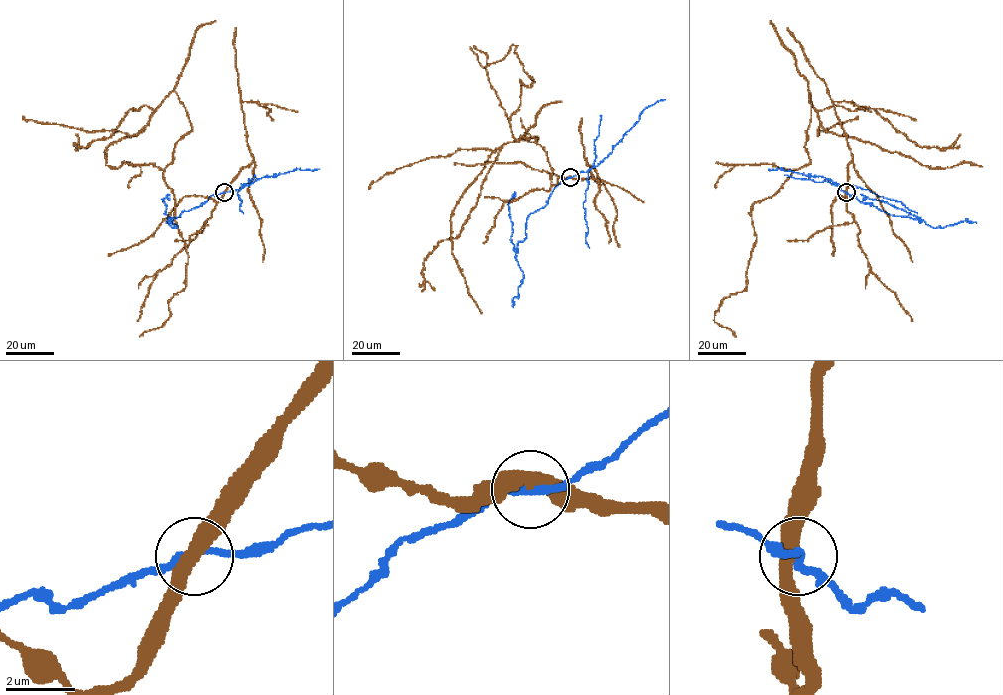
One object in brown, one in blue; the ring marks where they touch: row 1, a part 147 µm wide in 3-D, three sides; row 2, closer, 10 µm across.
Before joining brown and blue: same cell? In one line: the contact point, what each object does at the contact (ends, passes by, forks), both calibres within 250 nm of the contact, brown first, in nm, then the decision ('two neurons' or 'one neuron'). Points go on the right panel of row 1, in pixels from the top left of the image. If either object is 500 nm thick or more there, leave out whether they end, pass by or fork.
place (846, 192); brown passes by; blue passes by; calibres 400 and 190 nm; two neurons

